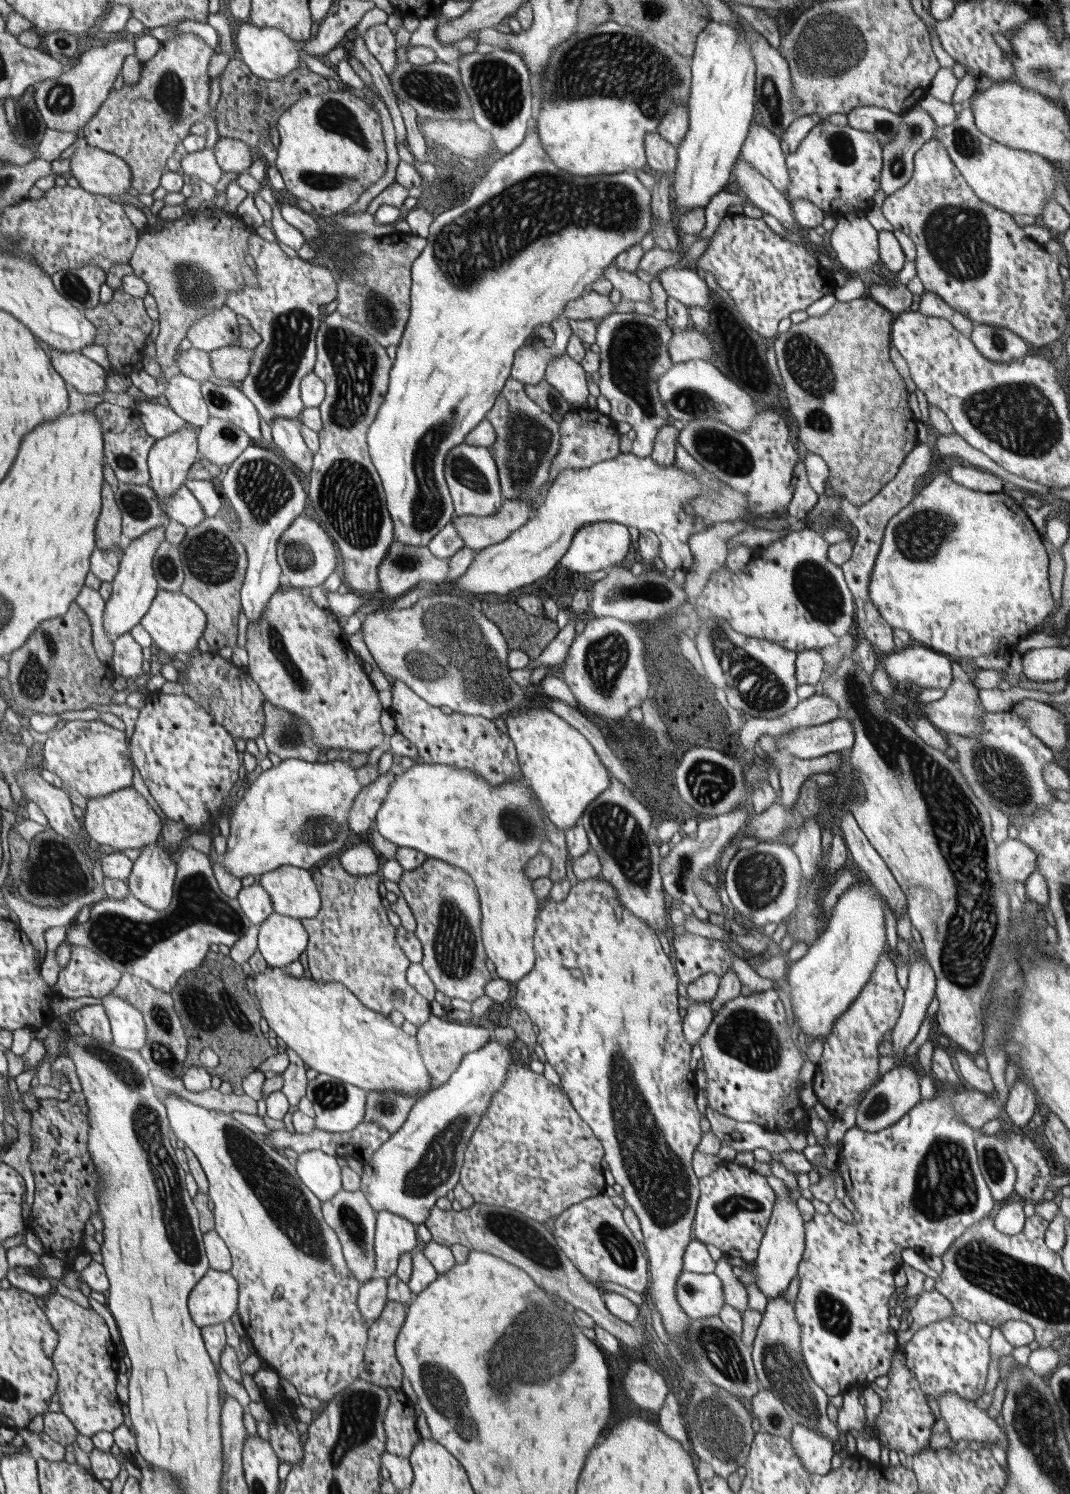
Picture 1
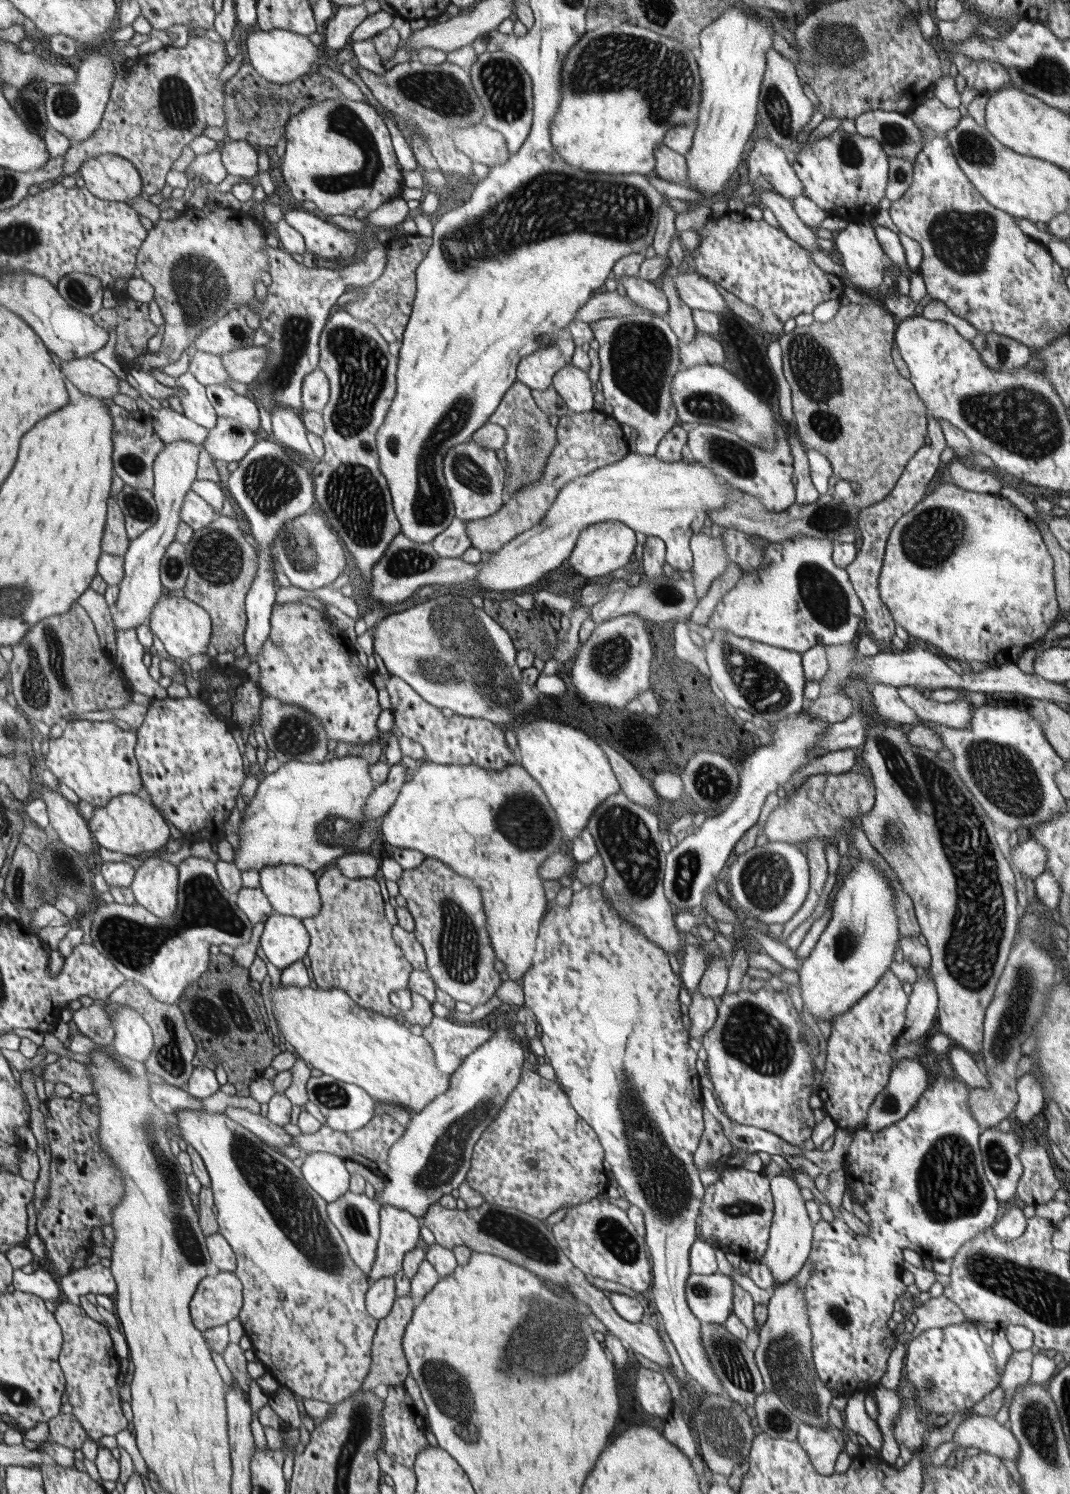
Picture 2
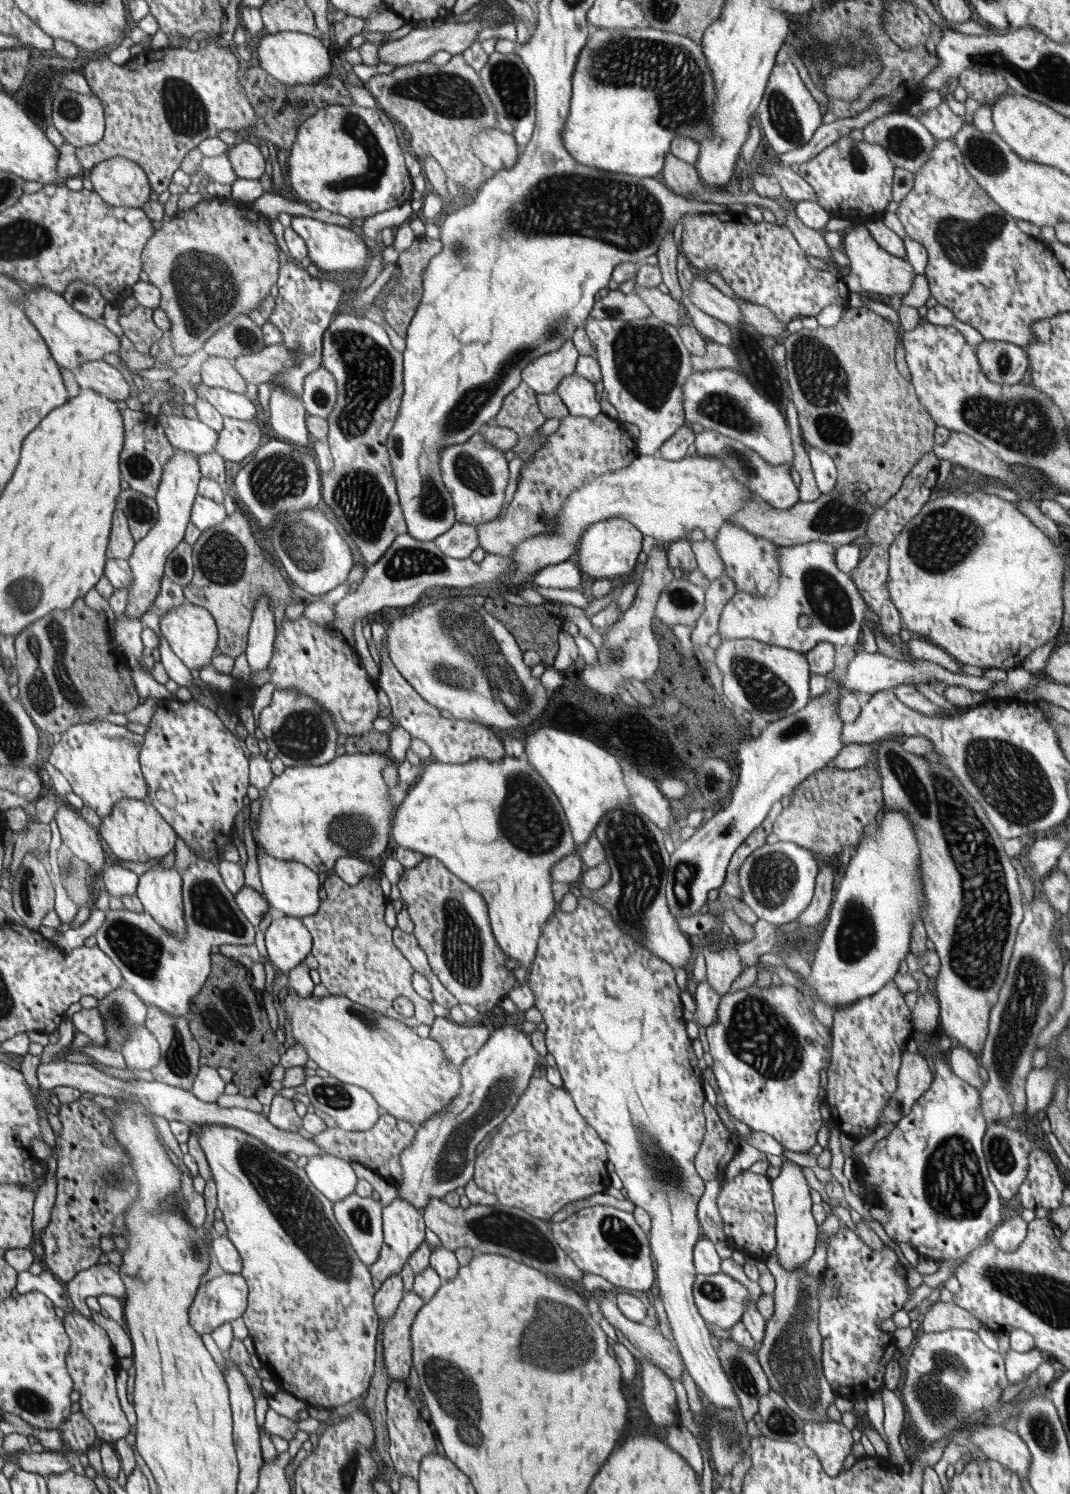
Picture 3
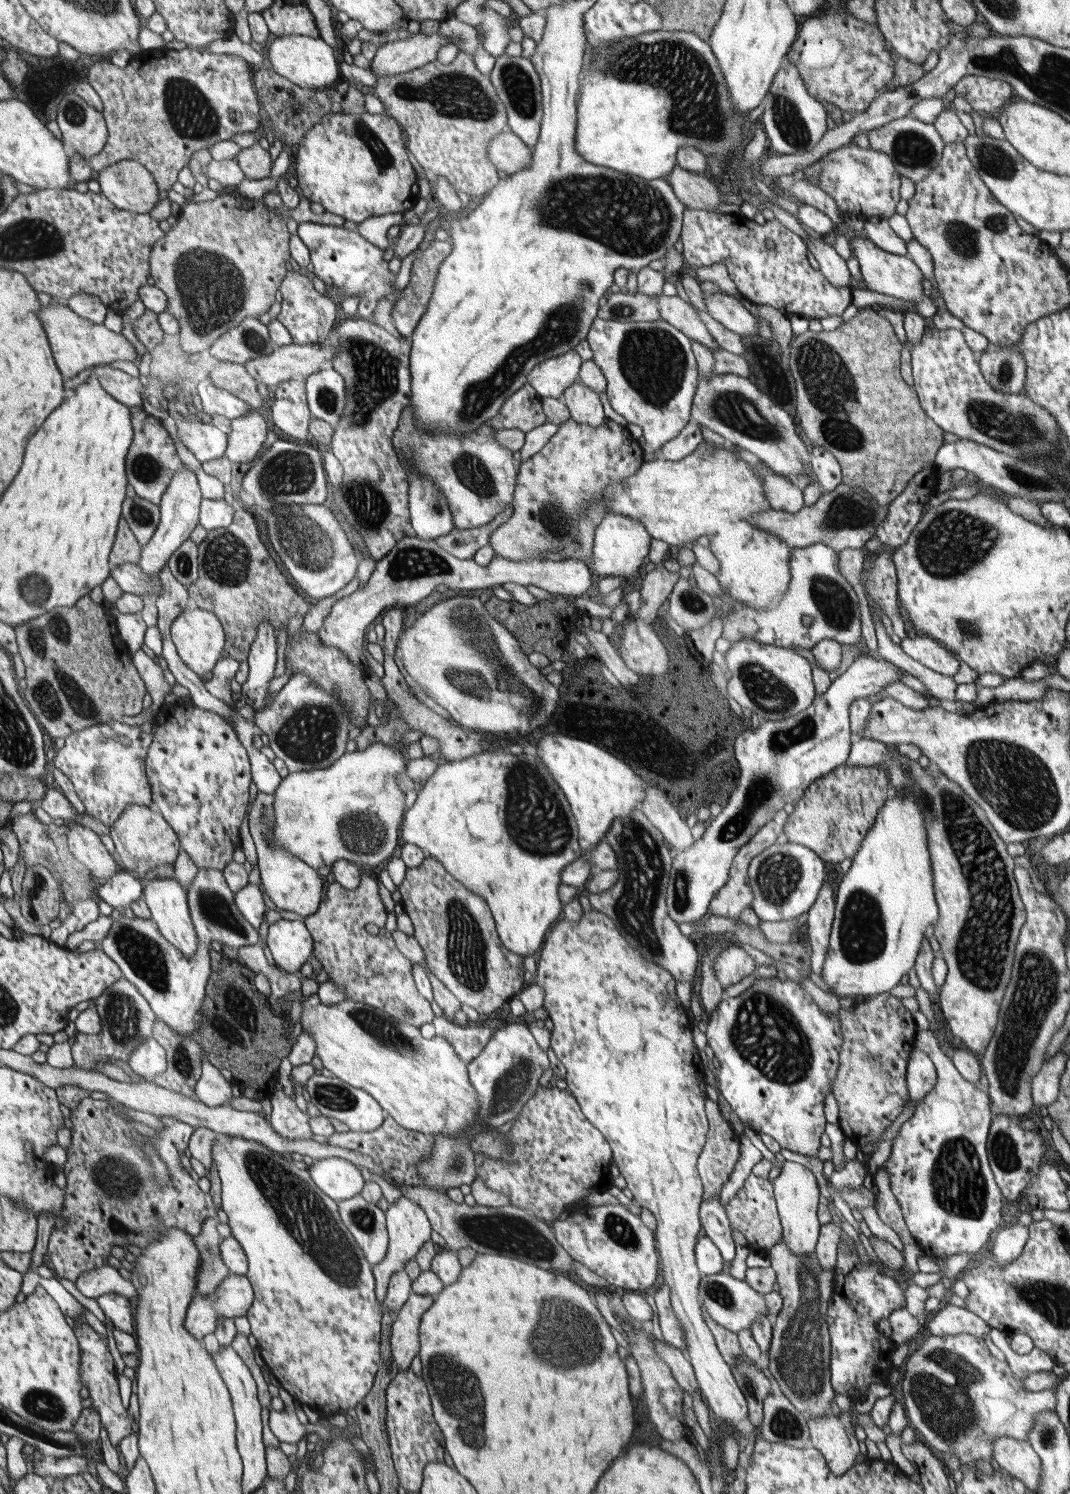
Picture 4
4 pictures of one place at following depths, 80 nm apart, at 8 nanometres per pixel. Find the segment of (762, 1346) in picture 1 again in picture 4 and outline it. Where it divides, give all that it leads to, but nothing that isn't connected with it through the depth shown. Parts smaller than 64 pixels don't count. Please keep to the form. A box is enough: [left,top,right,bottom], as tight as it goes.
[768,1242,836,1419]

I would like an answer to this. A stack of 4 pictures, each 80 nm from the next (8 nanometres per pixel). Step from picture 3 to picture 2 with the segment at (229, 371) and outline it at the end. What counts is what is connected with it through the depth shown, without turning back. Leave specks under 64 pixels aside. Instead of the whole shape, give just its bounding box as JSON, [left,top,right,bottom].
[189,350,231,388]

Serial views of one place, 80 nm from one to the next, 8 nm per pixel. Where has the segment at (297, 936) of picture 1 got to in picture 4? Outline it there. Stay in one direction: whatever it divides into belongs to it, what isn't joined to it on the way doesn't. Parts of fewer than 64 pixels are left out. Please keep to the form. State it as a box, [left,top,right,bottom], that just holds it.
[267,919,312,973]

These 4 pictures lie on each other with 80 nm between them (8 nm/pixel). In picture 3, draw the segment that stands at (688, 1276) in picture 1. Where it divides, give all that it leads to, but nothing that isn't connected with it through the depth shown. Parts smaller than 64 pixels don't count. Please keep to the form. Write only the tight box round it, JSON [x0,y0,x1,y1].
[692,1271,758,1331]

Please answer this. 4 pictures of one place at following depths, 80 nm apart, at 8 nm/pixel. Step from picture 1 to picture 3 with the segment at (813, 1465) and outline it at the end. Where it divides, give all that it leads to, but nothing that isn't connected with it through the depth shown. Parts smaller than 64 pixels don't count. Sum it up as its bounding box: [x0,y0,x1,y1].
[802,1418,854,1477]

